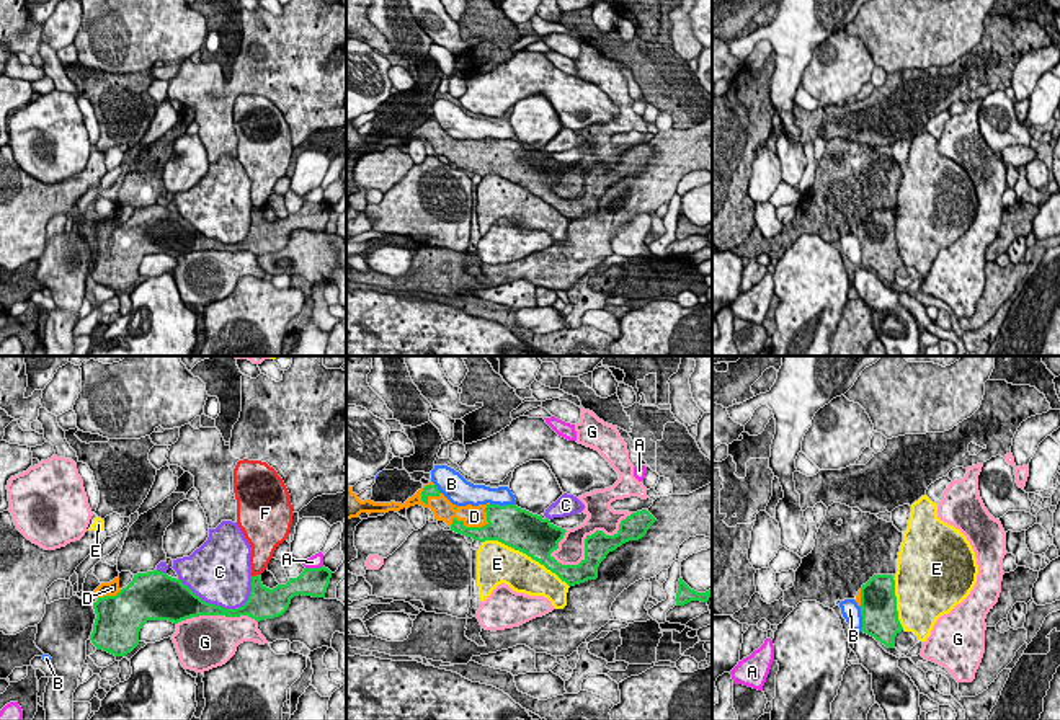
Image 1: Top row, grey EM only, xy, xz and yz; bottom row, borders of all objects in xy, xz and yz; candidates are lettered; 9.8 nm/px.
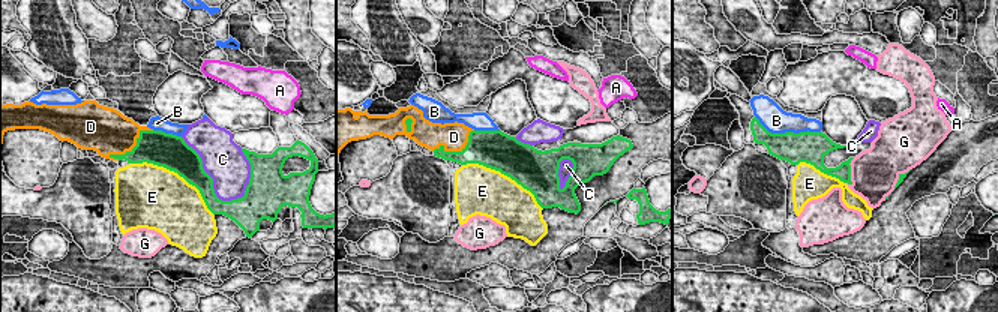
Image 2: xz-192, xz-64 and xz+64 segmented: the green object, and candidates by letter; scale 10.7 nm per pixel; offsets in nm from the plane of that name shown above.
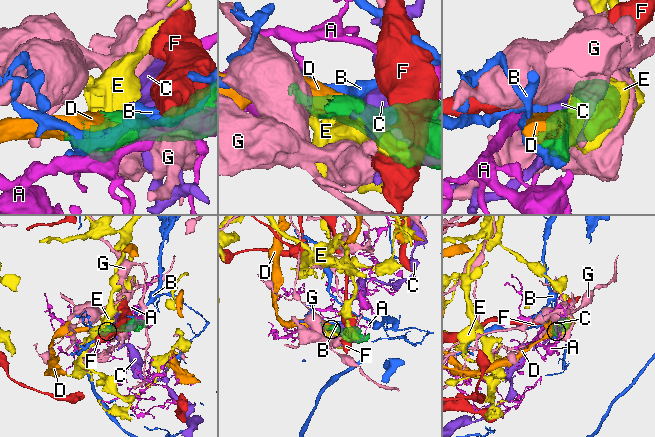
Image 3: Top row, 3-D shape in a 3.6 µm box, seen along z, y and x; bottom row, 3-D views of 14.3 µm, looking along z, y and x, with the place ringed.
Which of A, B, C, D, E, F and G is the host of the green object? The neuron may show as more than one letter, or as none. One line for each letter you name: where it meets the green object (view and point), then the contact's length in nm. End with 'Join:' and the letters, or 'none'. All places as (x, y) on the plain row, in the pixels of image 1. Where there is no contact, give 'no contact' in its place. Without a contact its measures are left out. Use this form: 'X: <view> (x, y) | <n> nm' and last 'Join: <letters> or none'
D: xz (476, 162) | 460 nm
Join: D

